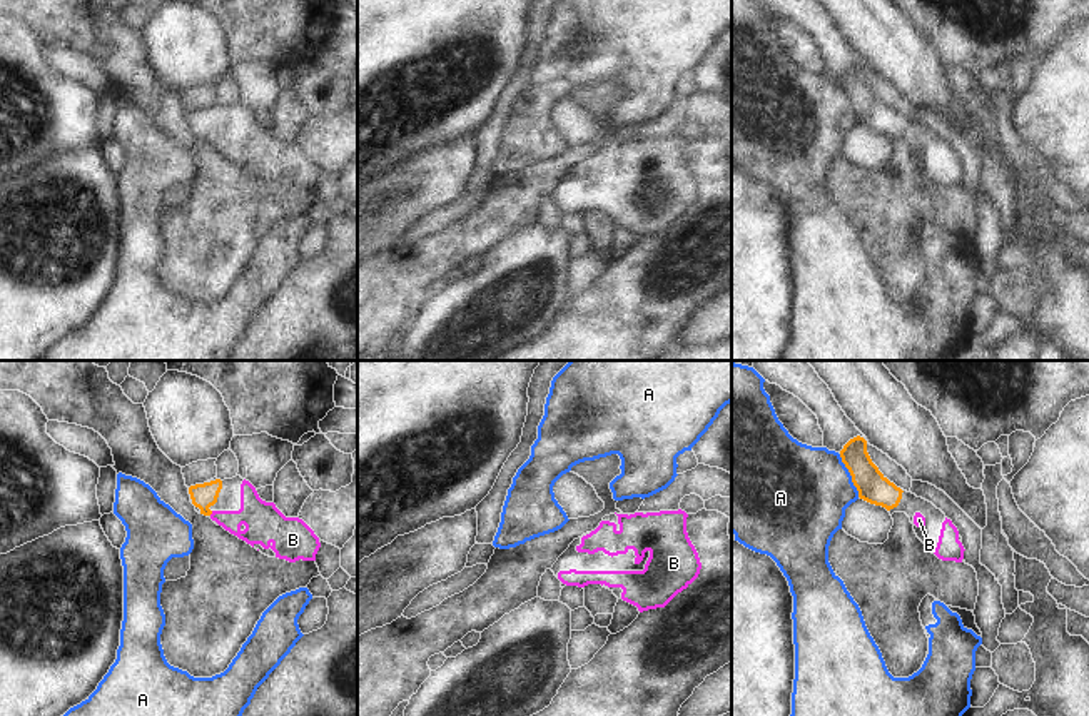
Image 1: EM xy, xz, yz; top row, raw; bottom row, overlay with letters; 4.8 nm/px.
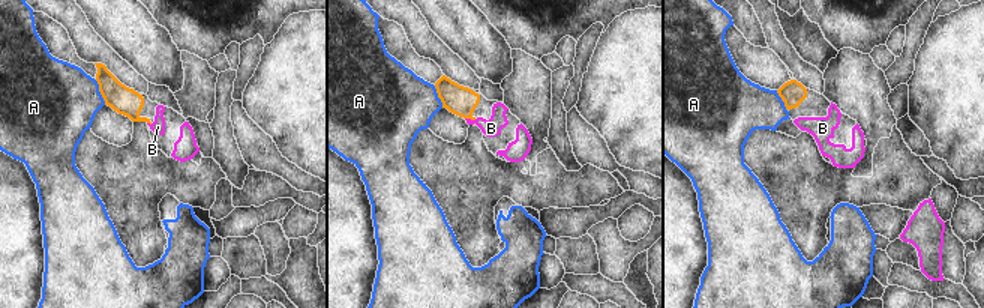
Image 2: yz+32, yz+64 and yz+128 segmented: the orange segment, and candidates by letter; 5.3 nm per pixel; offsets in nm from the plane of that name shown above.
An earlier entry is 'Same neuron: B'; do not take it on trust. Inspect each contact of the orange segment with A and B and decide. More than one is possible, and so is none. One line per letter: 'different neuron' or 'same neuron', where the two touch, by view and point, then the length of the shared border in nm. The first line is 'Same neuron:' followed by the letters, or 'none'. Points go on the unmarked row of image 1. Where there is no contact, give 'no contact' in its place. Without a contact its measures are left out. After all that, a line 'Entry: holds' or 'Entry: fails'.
Same neuron: B
A: different neuron; contact yz (850, 100); length 220 nm
B: same neuron; contact xy (211, 139); length 30 nm
Entry: holds

